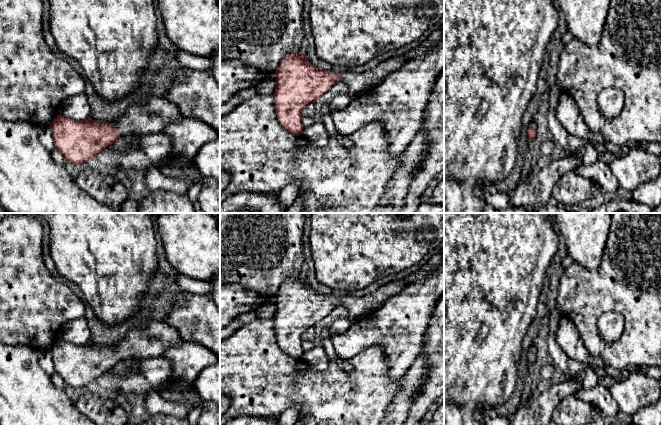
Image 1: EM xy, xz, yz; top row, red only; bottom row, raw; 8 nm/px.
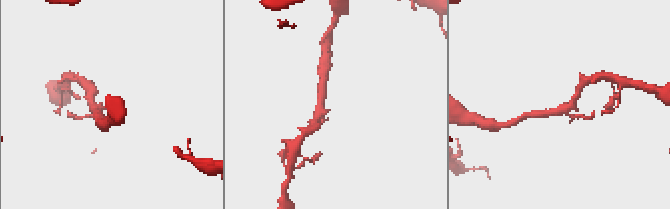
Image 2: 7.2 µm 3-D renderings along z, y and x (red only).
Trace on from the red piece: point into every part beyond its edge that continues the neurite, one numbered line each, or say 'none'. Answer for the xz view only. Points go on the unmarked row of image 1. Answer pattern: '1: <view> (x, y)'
1: xz (359, 308)

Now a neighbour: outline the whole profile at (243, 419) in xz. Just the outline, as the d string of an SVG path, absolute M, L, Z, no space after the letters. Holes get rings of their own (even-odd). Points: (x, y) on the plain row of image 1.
M241 415L227 422L225 425L279 425L279 422L278 422L278 417L258 418L248 415Z

